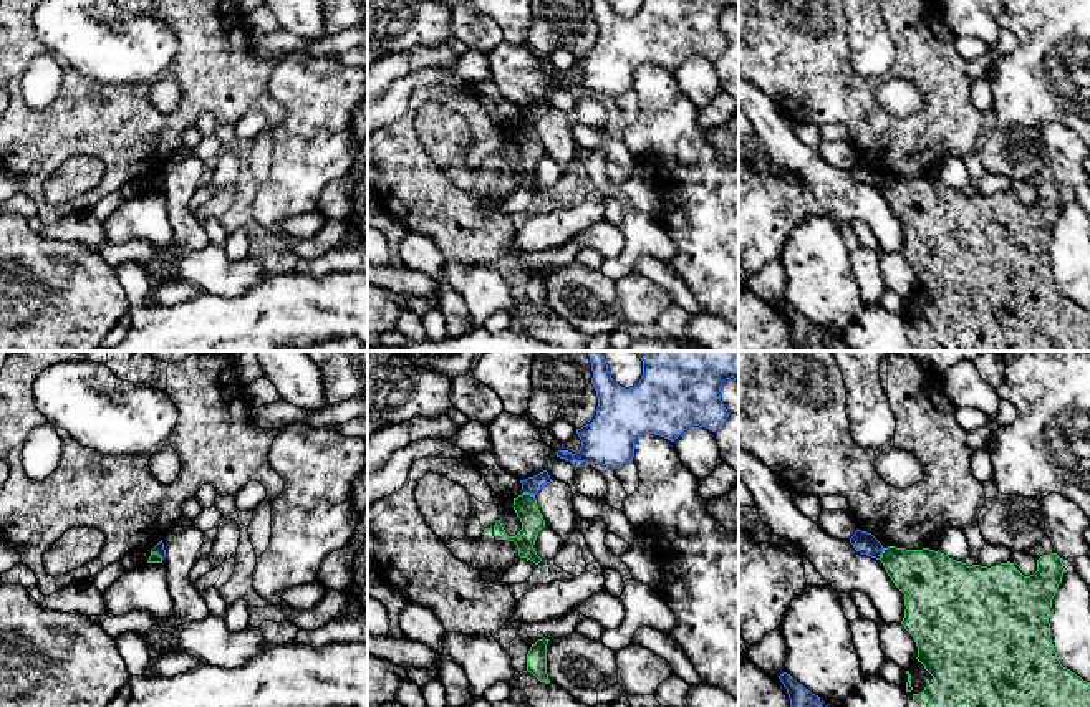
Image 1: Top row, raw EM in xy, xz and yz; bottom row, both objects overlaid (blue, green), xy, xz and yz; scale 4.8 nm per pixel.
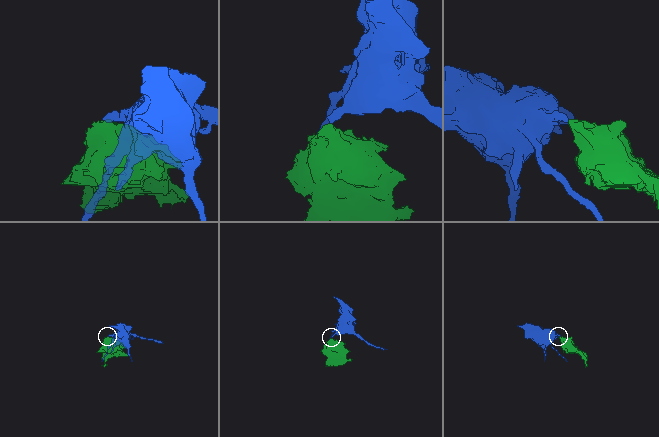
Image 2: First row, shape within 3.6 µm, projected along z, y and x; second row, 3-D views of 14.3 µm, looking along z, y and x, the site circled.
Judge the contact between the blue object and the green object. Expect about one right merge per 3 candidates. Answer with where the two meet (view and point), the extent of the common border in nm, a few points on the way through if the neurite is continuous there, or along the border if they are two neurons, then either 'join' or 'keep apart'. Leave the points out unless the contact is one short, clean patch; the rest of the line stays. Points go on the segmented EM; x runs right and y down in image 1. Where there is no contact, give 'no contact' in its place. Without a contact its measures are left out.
contact xz (529, 492); length 60 nm; border xz (524, 492), (534, 495); keep apart

